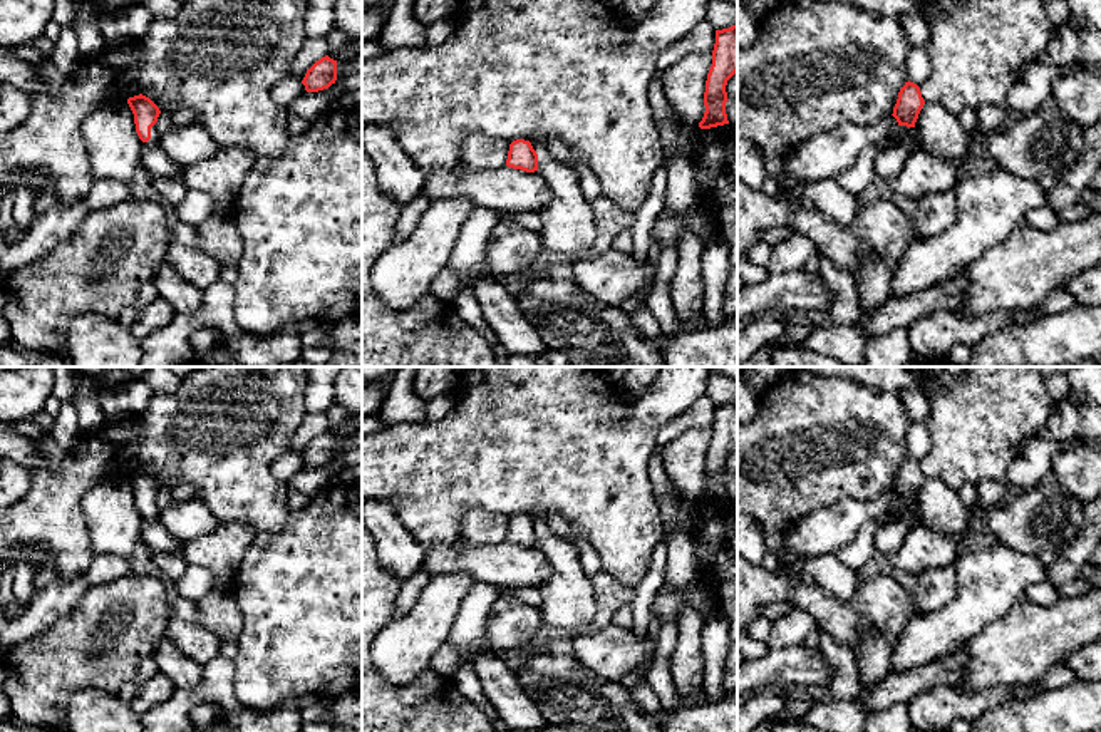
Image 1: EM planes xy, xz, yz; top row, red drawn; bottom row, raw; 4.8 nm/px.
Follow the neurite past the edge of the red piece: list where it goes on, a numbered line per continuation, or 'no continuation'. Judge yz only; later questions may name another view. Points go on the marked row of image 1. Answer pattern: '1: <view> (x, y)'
1: yz (894, 138)

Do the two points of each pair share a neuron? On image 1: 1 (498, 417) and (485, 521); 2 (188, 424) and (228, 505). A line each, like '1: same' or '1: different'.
1: different
2: same

